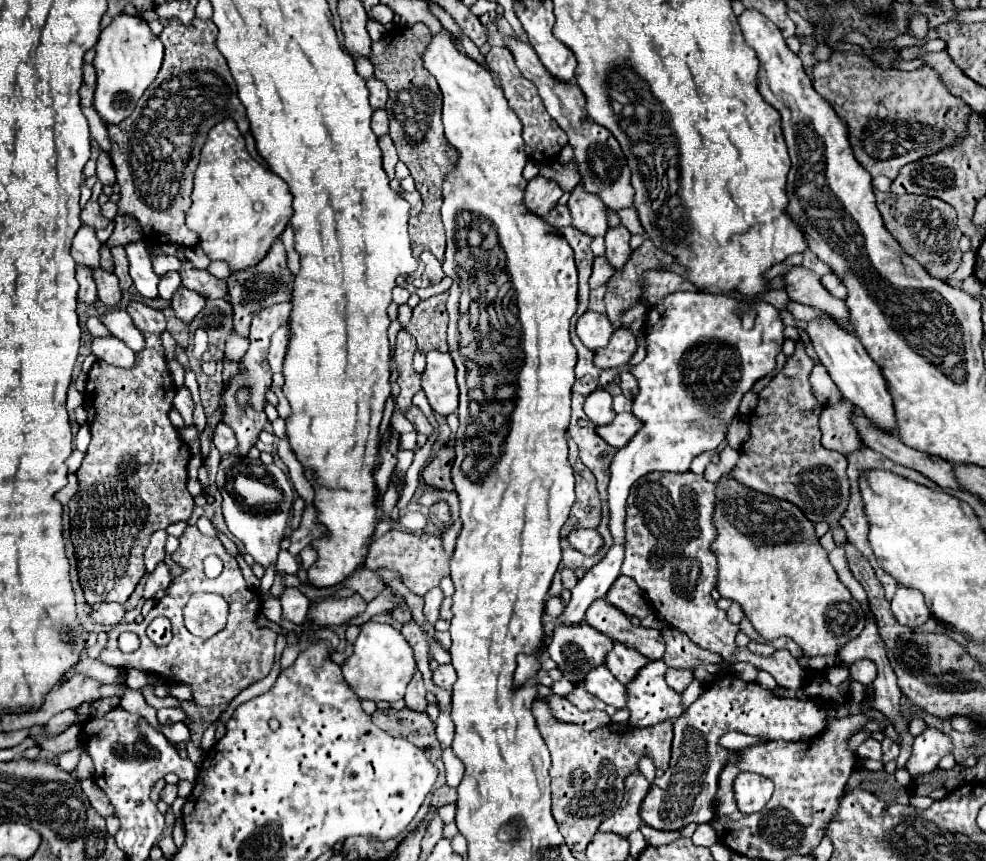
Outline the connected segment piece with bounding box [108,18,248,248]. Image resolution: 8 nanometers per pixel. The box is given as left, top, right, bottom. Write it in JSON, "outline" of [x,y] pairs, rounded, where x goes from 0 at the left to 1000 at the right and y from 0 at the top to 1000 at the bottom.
{"outline":[[[172,23],[162,37],[162,46],[168,56],[164,79],[160,91],[148,102],[146,111],[140,116],[136,130],[124,139],[124,144],[110,144],[110,158],[114,165],[112,184],[118,197],[118,211],[122,216],[122,232],[118,235],[120,249],[134,251],[142,258],[146,279],[152,283],[181,283],[195,288],[201,283],[201,272],[189,265],[187,253],[195,237],[195,207],[201,193],[201,181],[207,170],[211,151],[219,144],[221,125],[229,128],[229,135],[235,135],[245,156],[252,153],[252,137],[243,114],[239,111],[239,98],[235,93],[233,79],[219,56],[221,33],[215,23],[197,23],[195,30],[185,30],[178,23]]]}

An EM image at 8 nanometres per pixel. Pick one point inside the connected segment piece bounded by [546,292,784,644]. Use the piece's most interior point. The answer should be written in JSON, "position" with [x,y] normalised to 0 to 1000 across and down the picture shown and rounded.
{"position":[710,420]}

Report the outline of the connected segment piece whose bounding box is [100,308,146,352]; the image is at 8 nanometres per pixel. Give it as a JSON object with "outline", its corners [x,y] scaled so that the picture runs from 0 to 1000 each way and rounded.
{"outline":[[[116,358],[108,367],[103,367],[101,372],[118,393],[128,397],[130,404],[134,404],[136,409],[142,409],[142,404],[146,404],[148,395],[144,388],[140,388],[140,381],[136,381],[136,374],[132,372],[132,365],[128,360]]]}

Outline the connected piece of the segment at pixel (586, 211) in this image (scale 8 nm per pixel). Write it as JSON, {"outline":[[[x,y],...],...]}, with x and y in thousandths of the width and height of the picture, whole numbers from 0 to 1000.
{"outline":[[[590,211],[580,221],[580,228],[576,232],[576,242],[580,246],[580,262],[586,265],[592,272],[613,274],[617,269],[617,249],[621,242],[615,242],[606,228],[600,223],[594,223],[590,218]]]}

